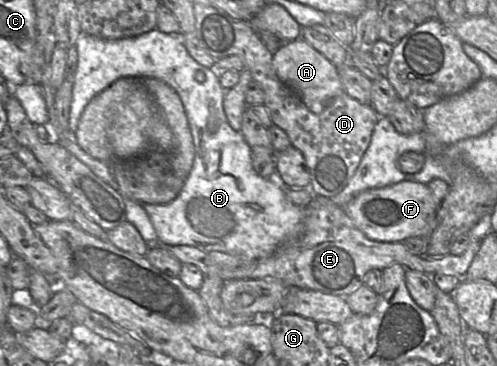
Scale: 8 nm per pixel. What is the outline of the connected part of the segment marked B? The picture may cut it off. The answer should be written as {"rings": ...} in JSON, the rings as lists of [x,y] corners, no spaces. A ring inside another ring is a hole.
{"rings":[[[154,28],[149,32],[143,33],[135,37],[121,38],[121,39],[101,39],[92,35],[89,35],[85,32],[80,32],[77,42],[75,43],[78,61],[77,67],[74,76],[74,82],[72,87],[72,98],[70,105],[70,115],[69,115],[69,129],[75,134],[80,116],[86,107],[86,105],[100,92],[109,87],[113,82],[120,78],[124,77],[154,77],[158,78],[168,85],[170,85],[180,96],[187,119],[190,125],[195,156],[192,165],[192,169],[185,180],[185,183],[178,194],[178,196],[171,202],[167,204],[146,204],[141,205],[131,199],[124,199],[126,207],[126,220],[133,224],[136,229],[139,231],[140,235],[144,241],[151,247],[157,242],[161,242],[163,245],[176,246],[176,245],[187,245],[200,249],[205,253],[209,252],[223,252],[230,255],[241,256],[243,258],[250,259],[262,259],[270,256],[274,253],[281,245],[283,245],[287,240],[292,237],[297,237],[301,232],[301,224],[305,217],[306,208],[301,208],[293,204],[286,196],[285,189],[282,184],[279,183],[277,179],[266,179],[258,175],[252,166],[252,148],[244,139],[240,131],[234,130],[227,119],[225,110],[224,110],[224,97],[226,90],[221,86],[219,76],[216,70],[212,68],[205,67],[199,64],[187,51],[186,47],[183,44],[183,39],[181,34],[167,34],[160,31],[158,28]],[[197,71],[202,71],[205,74],[205,80],[203,82],[196,81],[195,74]]]}

